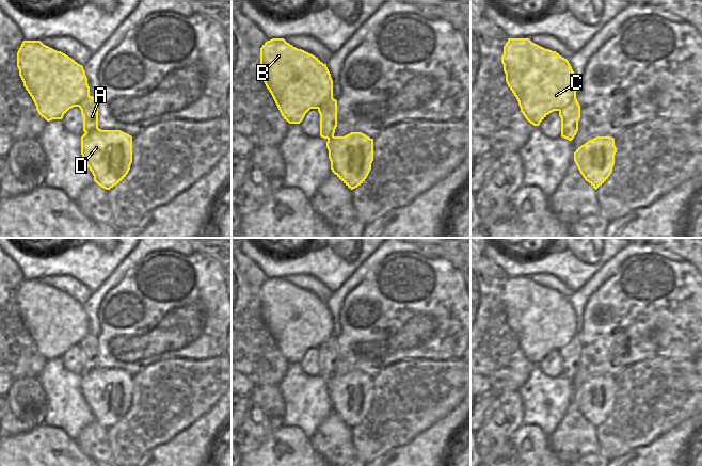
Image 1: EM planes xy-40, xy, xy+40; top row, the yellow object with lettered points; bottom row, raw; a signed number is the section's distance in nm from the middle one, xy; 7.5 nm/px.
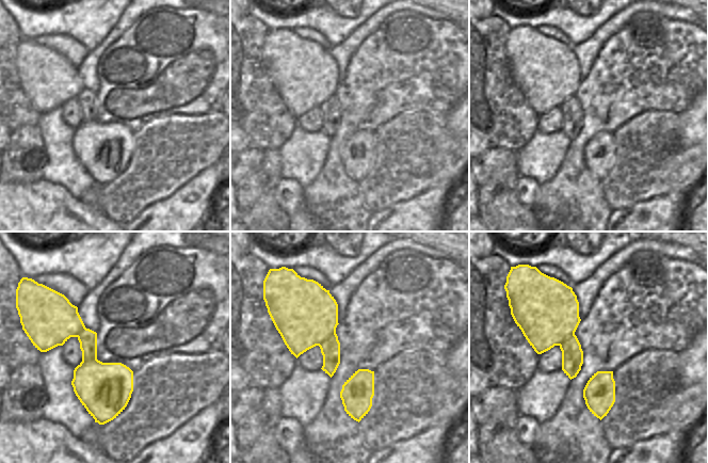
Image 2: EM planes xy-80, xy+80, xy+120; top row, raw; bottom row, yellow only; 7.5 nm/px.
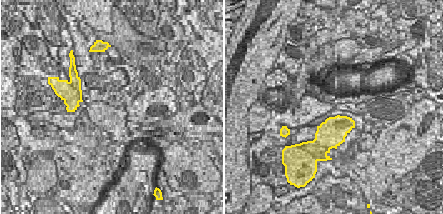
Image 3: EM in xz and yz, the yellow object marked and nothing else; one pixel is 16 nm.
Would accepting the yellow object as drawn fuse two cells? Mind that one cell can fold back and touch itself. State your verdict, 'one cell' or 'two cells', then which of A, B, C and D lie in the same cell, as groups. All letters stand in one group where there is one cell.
two cells; A / B C D

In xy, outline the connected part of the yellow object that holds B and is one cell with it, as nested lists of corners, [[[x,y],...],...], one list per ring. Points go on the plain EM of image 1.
[[[272,277],[262,284],[260,312],[289,363],[300,363],[310,348],[319,348],[333,337],[326,303],[284,277]]]

